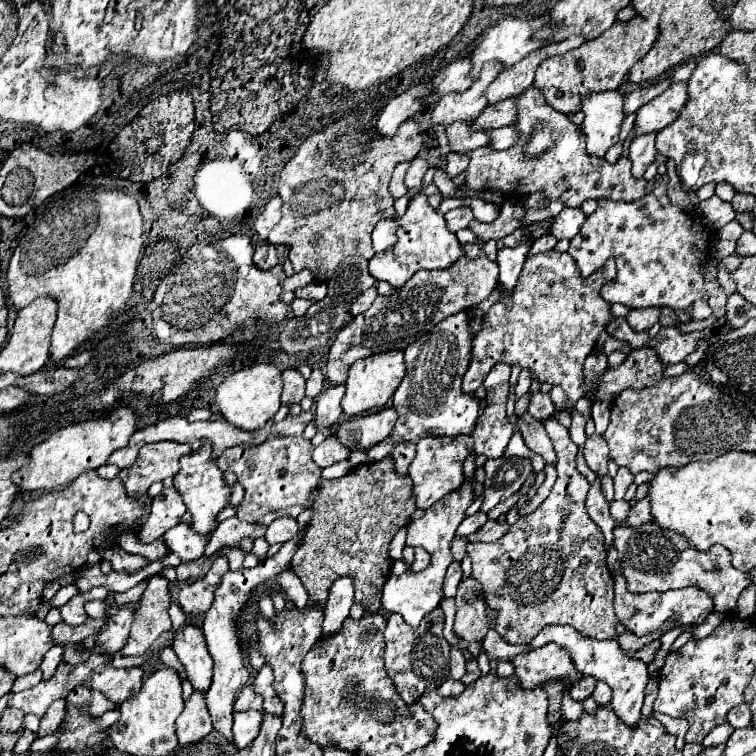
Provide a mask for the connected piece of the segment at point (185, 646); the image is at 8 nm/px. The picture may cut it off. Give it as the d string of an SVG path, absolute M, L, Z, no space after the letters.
M184 626L176 634L172 650L178 654L180 662L186 666L188 682L192 684L192 688L206 694L206 688L210 688L214 662L206 648L202 630L196 626Z

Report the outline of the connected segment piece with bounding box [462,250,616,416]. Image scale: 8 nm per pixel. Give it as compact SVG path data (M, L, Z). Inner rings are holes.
M552 250L552 252L542 252L542 254L530 256L522 268L522 274L520 274L514 290L506 298L498 300L484 316L484 324L474 338L472 362L468 366L468 372L462 378L462 390L468 394L476 392L476 388L488 376L490 368L498 362L504 362L510 366L520 364L520 368L530 370L534 376L538 374L540 384L548 382L552 386L560 386L566 392L567 402L556 412L566 411L572 416L576 400L584 396L584 372L582 372L584 360L588 354L594 352L598 336L606 330L606 326L614 318L610 312L610 304L606 300L602 300L602 296L600 296L600 286L610 284L614 280L616 280L614 260L608 260L598 272L584 278L584 276L580 276L578 266L574 264L574 260L568 254L560 254L560 252Z

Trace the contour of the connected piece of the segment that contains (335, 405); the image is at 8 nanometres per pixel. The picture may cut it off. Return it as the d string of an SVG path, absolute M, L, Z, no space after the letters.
M330 386L326 390L322 390L322 394L316 398L314 404L314 424L316 428L330 428L338 422L340 414L342 414L342 406L340 400L344 396L344 386Z

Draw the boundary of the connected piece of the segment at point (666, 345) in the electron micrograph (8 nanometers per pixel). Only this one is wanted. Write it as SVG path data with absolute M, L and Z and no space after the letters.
M676 326L662 328L658 336L652 338L650 346L658 352L664 364L676 364L682 362L688 354L692 354L698 348L698 342L704 338L702 332L680 332Z

